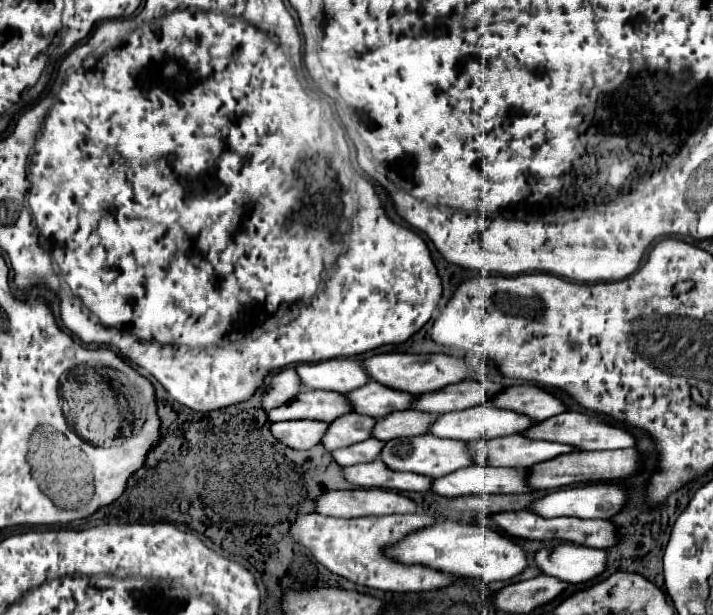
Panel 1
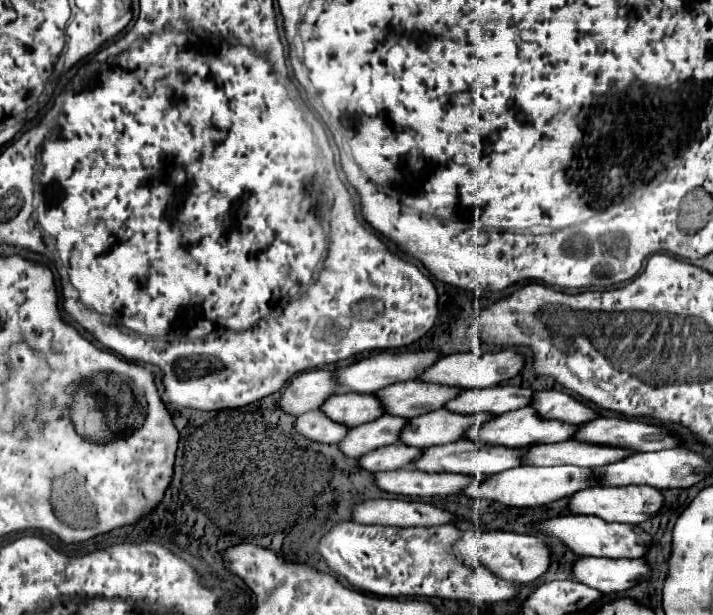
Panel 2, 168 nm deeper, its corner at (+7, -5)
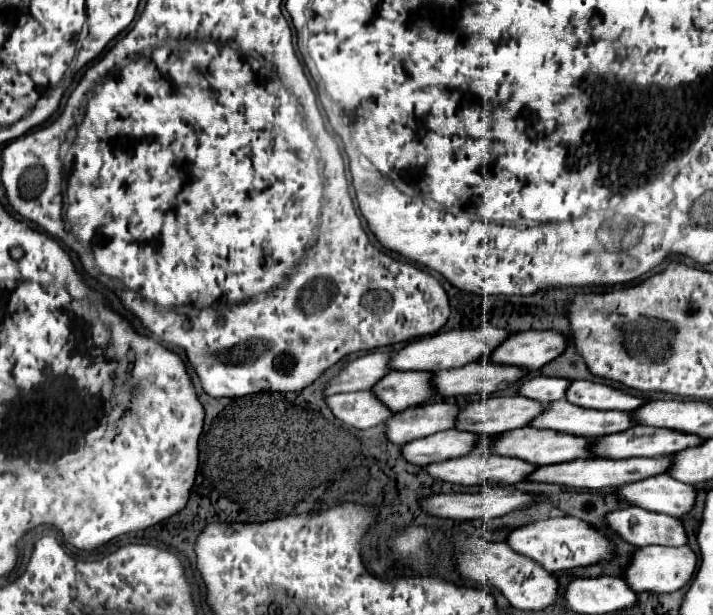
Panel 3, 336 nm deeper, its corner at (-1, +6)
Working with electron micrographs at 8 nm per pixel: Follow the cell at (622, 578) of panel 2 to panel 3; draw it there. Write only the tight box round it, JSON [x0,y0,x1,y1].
[625,547,697,593]

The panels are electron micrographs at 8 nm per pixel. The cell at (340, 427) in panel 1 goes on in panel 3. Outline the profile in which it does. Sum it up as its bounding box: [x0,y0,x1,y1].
[385,401,461,445]

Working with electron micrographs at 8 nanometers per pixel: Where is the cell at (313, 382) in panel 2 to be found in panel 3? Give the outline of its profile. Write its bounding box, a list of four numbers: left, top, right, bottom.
[325,351,391,393]

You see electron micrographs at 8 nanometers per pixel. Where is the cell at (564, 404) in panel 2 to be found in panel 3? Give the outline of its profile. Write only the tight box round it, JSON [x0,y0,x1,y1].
[567,381,647,411]

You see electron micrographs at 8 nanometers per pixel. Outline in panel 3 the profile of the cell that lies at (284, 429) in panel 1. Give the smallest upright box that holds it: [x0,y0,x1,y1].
[327,391,393,429]

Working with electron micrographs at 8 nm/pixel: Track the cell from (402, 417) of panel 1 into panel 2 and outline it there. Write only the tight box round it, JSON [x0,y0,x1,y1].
[401,408,491,448]

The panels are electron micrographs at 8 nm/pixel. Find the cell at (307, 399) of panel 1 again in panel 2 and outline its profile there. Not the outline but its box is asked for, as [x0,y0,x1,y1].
[319,392,383,428]

